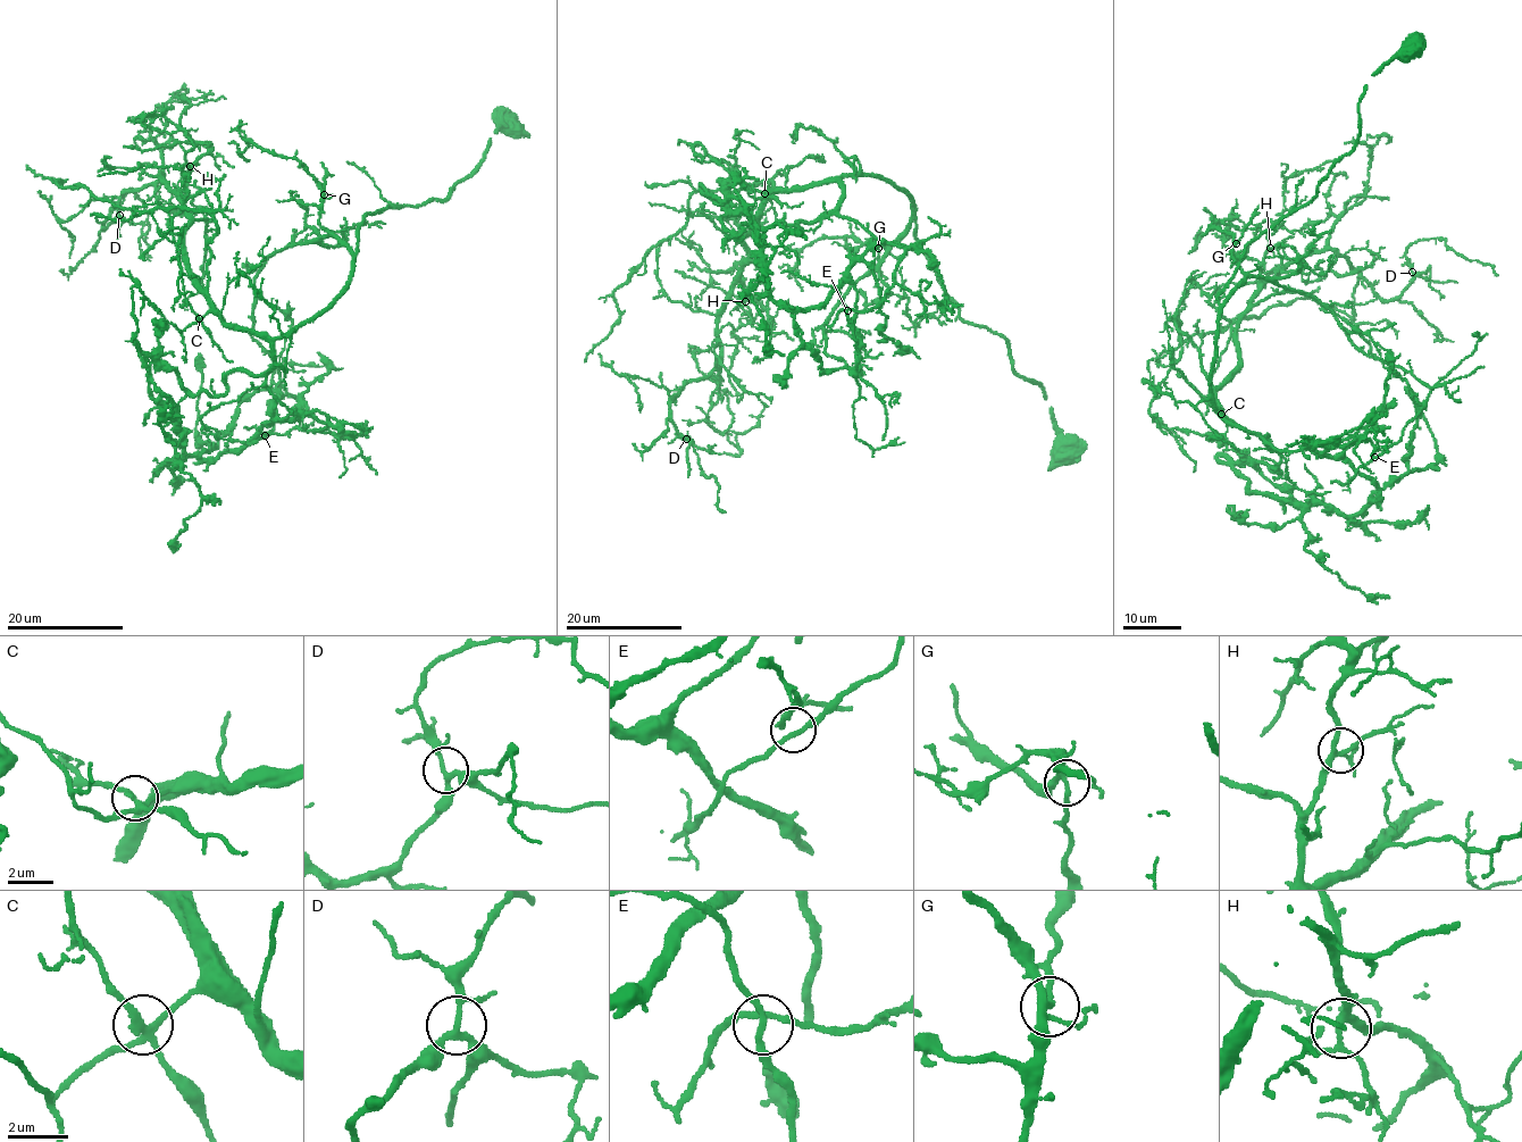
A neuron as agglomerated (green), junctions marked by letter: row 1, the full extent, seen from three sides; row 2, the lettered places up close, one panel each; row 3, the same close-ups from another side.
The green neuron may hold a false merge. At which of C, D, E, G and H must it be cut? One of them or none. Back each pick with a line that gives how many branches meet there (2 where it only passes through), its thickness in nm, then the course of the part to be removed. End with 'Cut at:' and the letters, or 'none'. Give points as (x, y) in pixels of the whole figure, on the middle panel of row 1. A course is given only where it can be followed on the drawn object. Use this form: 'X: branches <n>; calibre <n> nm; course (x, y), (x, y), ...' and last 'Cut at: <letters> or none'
C: branches 4; calibre 240 nm; course (763, 193), (744, 184), (736, 168), (726, 161), (714, 158), (732, 171)
Cut at: C

